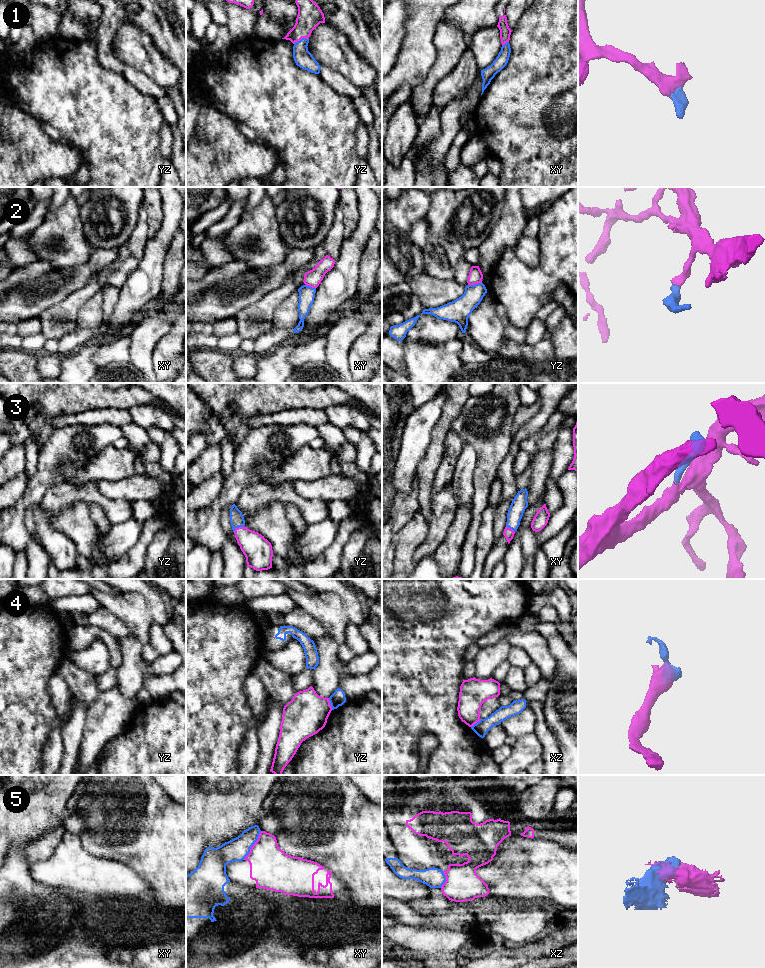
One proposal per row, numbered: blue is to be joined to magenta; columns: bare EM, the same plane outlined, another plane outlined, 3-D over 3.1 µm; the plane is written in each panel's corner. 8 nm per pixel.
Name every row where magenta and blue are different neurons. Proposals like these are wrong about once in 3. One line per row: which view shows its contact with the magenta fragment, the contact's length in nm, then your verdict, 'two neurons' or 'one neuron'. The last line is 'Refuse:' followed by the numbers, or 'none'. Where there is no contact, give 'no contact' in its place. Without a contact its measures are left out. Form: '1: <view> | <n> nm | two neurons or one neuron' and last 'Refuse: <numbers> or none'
1: yz | 130 nm | one neuron
2: yz | 120 nm | two neurons
3: yz | 110 nm | one neuron
4: yz | 100 nm | two neurons
5: xy | 280 nm | two neurons
Refuse: 2, 4, 5

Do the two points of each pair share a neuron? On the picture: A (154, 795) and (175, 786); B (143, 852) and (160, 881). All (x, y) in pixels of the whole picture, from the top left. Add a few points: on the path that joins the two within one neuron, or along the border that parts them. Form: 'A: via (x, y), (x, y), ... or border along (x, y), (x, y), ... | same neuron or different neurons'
A: border along (159, 785), (175, 802) | different neurons
B: via (150, 859), (160, 869), (160, 874) | same neuron

